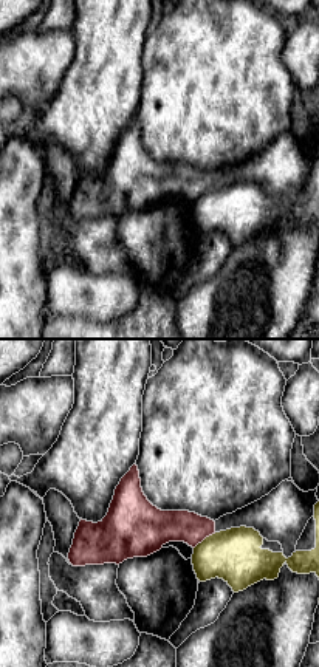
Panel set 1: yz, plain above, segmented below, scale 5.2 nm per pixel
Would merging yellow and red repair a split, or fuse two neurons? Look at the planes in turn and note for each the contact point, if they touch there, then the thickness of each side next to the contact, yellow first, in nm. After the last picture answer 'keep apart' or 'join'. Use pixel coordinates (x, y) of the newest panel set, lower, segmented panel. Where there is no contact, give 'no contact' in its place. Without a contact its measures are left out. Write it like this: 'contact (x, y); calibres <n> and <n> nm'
contact (206, 537); calibres 280 and 180 nm

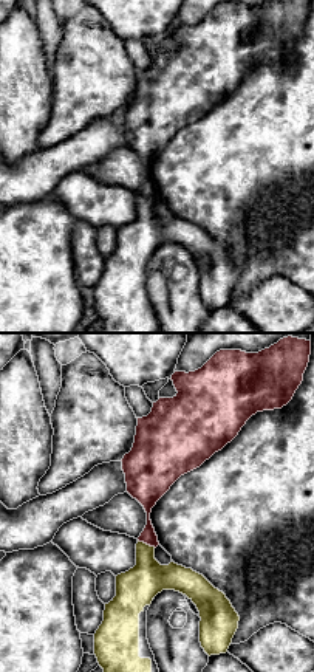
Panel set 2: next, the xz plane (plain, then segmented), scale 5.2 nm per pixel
contact (146, 544); calibres 200 and 110 nm

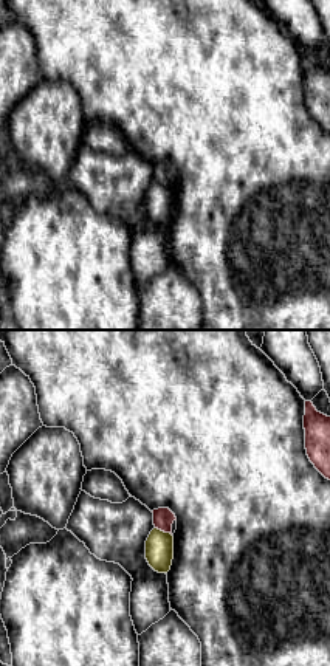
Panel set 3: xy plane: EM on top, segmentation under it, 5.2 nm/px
contact (163, 532); calibres 140 and 110 nm

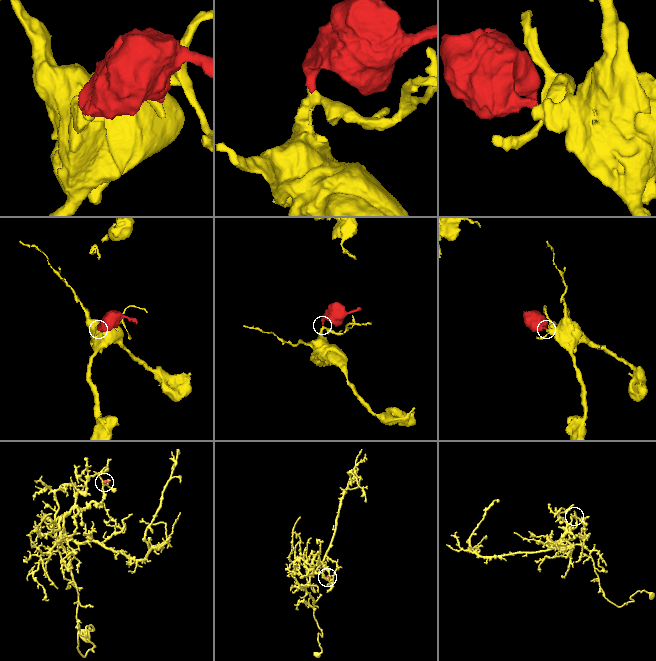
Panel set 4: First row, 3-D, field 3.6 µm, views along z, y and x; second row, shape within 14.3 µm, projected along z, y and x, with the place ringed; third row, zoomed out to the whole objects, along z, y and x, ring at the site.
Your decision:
keep apart

